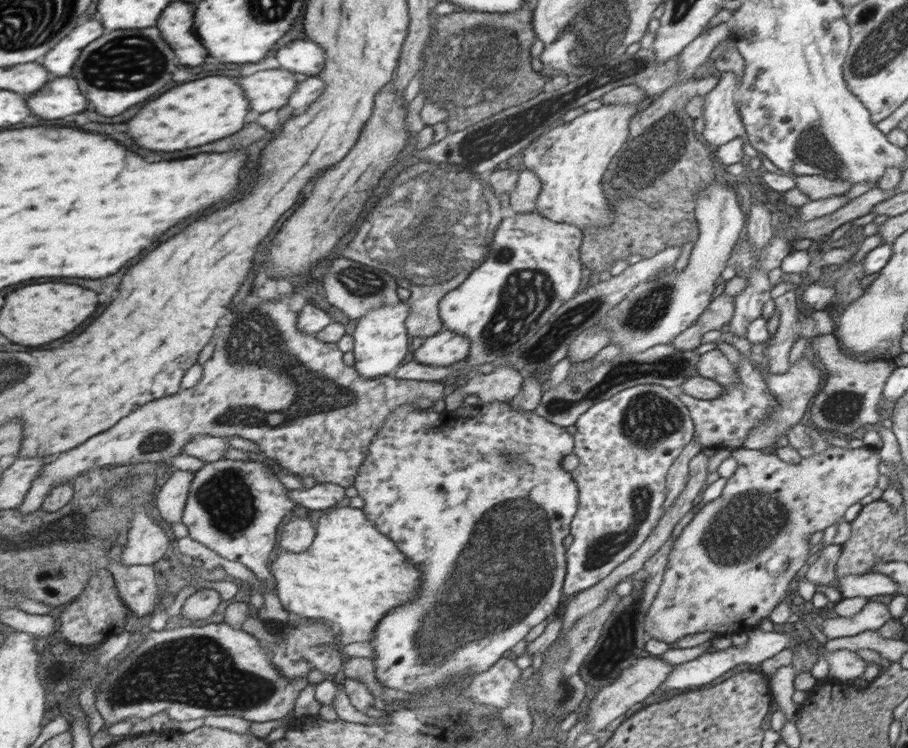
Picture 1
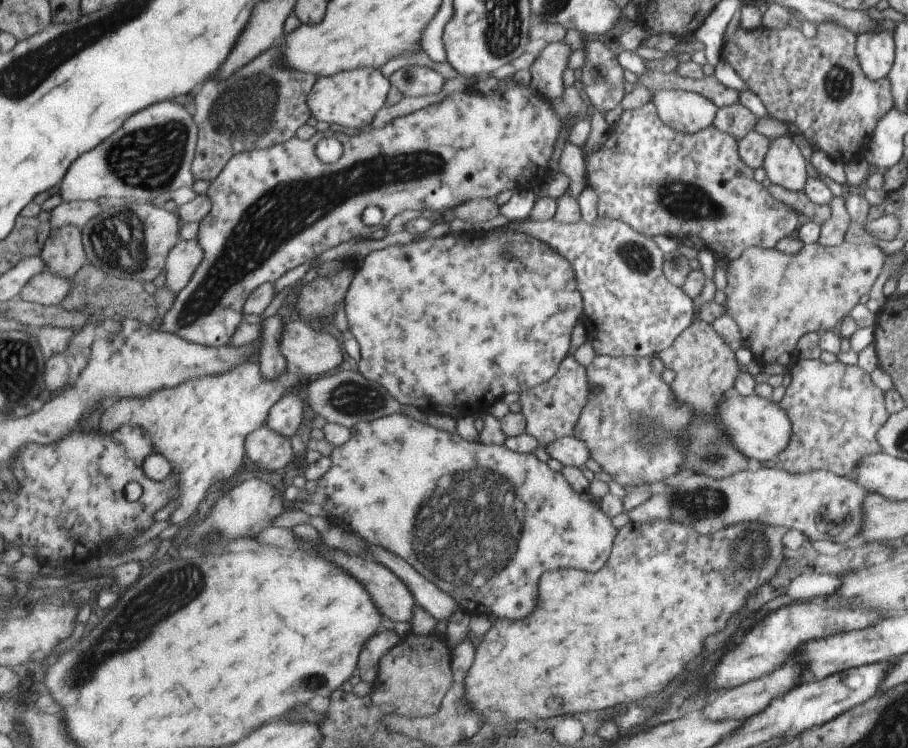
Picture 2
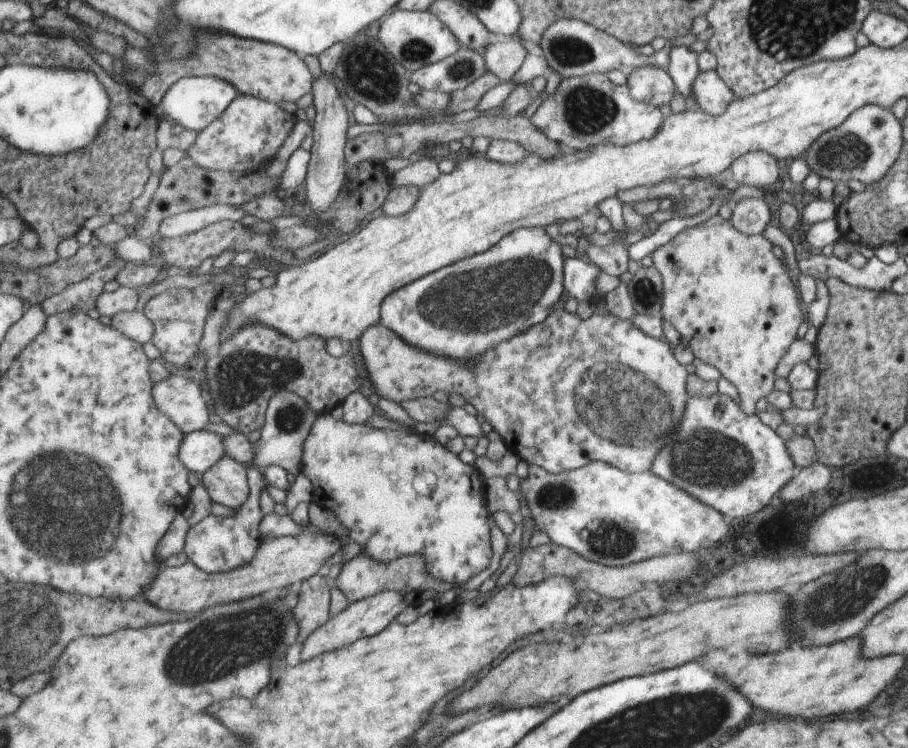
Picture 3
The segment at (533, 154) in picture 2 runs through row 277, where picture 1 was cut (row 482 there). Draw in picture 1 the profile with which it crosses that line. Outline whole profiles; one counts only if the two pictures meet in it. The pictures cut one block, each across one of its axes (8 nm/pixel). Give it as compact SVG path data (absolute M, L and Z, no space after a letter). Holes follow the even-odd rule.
M222 459L215 463L207 463L195 475L182 520L189 528L190 538L193 541L200 542L214 551L215 554L227 560L236 560L242 563L263 580L264 591L267 593L262 595L264 600L263 608L257 611L259 620L265 619L276 624L287 624L288 612L282 607L277 592L277 581L270 567L267 567L267 561L269 564L274 557L271 552L273 552L273 548L279 542L279 528L281 528L281 524L289 516L295 516L297 508L301 508L302 505L290 498L290 490L279 480L278 472L283 471L277 467L269 469L269 466L265 466L263 462Z

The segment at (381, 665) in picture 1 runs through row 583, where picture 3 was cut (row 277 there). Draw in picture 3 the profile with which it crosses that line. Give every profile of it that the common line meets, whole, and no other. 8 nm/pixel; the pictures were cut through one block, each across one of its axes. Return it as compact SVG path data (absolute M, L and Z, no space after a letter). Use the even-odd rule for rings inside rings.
M549 228L516 230L483 254L459 260L399 288L393 296L389 294L389 300L385 298L385 304L380 304L379 323L407 344L433 356L467 362L477 360L485 350L525 332L533 324L543 322L567 298L564 264L572 254L561 244L561 237L553 236Z

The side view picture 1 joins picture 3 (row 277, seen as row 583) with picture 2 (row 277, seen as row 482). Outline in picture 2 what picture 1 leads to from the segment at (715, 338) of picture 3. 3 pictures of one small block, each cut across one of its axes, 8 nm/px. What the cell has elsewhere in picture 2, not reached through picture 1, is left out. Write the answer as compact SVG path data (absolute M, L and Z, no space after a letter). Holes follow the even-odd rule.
M844 241L838 246L831 247L820 246L818 243L805 244L797 254L791 255L779 252L779 250L775 248L765 249L750 247L739 259L726 261L727 269L725 270L725 277L727 279L727 284L725 284L725 288L722 290L725 295L725 304L723 304L723 308L725 308L725 314L731 316L733 322L737 324L737 328L739 328L739 334L741 334L741 347L749 350L756 362L762 363L763 365L777 364L783 368L790 369L791 366L795 365L795 362L793 362L793 360L787 360L787 354L797 356L797 354L793 354L793 352L795 352L795 344L797 344L799 338L801 338L803 334L809 332L823 333L823 330L831 331L833 326L835 326L853 306L857 305L859 298L865 296L865 294L869 292L873 280L875 280L877 274L879 274L879 268L881 268L881 262L883 262L883 254L885 254L885 256L888 255L883 248L880 248L880 242L874 244L850 244Z

